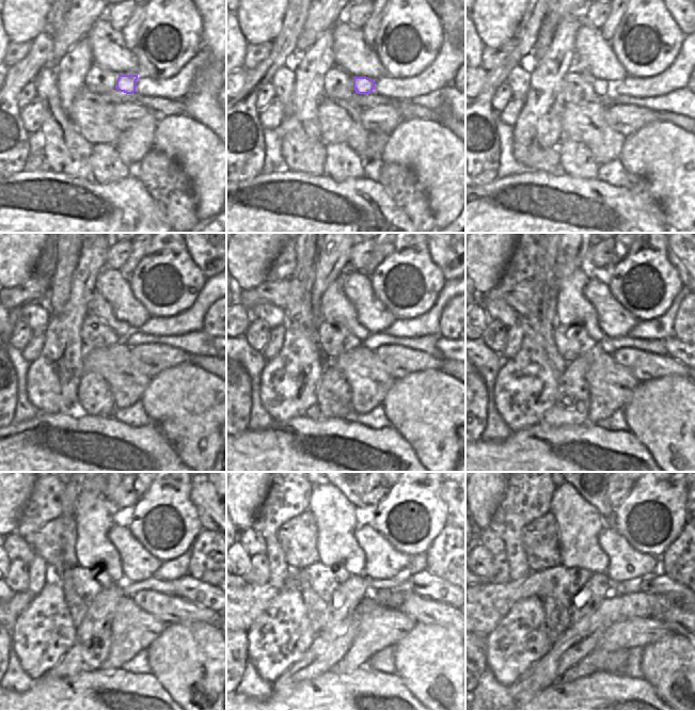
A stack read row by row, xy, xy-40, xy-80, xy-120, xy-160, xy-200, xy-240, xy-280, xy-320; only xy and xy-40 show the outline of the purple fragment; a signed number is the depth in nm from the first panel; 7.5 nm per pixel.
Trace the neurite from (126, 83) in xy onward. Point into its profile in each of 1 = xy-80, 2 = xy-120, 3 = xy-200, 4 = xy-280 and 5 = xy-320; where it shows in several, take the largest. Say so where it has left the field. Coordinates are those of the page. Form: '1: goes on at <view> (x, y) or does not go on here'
1: goes on at xy-80 (601, 88)
2: goes on at xy-120 (97, 306)
3: goes on at xy-200 (572, 307)
4: goes on at xy-280 (334, 515)
5: goes on at xy-320 (580, 524)

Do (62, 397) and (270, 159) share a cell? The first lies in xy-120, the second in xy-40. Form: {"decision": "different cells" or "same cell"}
{"decision": "different cells"}

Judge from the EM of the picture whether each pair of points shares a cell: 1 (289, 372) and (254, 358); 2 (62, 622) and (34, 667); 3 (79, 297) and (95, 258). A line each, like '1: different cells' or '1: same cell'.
1: different cells
2: same cell
3: same cell

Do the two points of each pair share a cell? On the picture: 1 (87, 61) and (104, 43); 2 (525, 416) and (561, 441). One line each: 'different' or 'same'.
1: different
2: different

